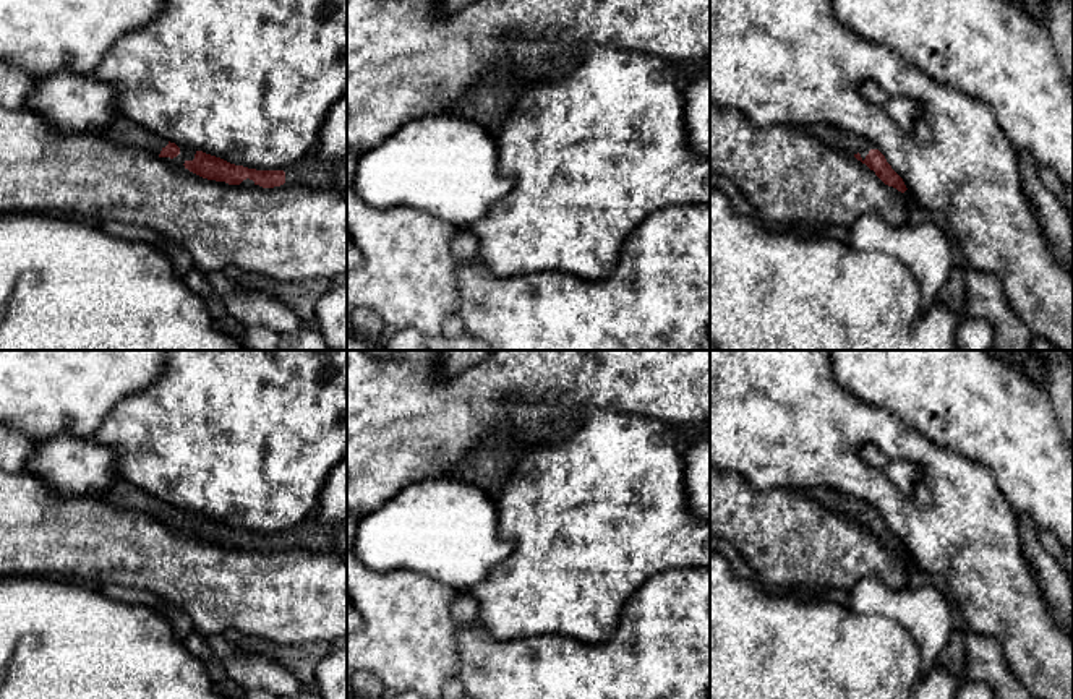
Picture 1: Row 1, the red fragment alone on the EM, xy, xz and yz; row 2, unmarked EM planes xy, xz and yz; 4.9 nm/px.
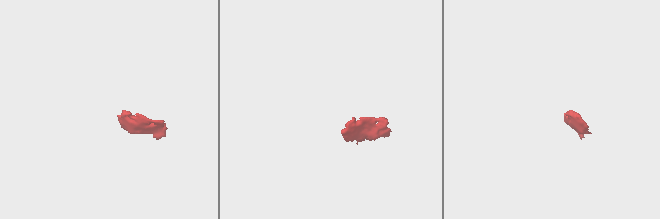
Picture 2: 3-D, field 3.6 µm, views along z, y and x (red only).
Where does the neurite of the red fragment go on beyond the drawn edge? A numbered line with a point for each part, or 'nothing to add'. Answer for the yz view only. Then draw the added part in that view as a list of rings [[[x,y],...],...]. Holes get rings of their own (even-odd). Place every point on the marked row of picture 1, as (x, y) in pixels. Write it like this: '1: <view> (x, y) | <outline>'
1: yz (842, 141) | [[[804,125],[801,128],[835,149],[836,152],[843,152],[848,156],[854,156],[859,152],[862,161],[870,149],[877,149],[870,139],[854,133],[848,133],[831,125]]]

